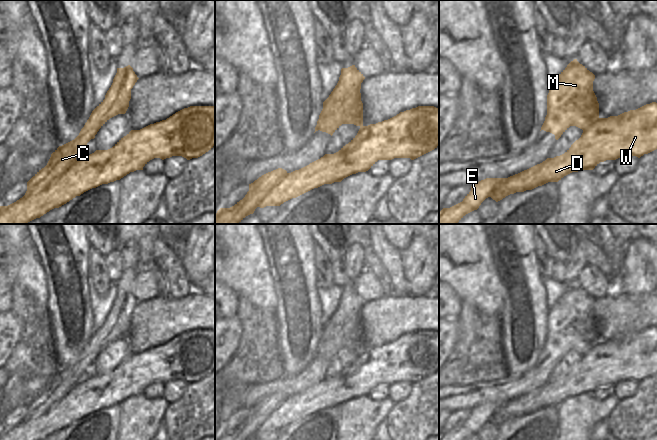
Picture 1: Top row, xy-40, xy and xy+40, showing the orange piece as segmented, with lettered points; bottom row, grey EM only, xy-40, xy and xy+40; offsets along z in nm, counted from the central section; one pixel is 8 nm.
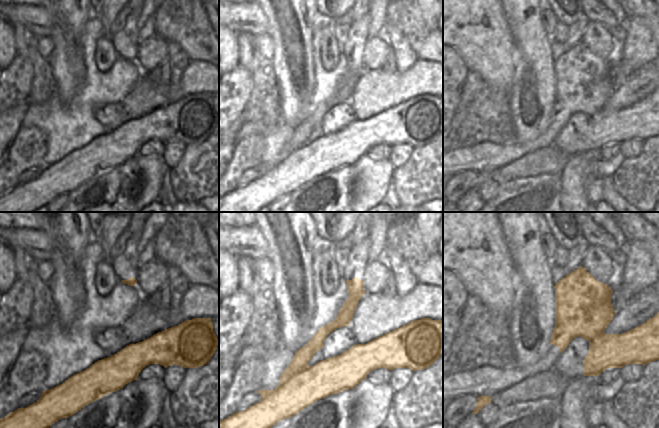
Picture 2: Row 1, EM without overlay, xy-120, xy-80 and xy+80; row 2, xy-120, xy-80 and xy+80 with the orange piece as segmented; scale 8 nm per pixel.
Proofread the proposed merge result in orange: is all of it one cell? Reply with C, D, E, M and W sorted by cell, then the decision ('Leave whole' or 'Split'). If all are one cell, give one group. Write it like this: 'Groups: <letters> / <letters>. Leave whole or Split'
Groups: C D E W / M. Split.

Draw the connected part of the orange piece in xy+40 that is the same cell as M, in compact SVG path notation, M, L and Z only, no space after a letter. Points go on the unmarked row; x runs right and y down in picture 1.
M577 283L571 285L549 310L547 339L541 354L554 358L558 364L570 350L582 354L589 352L599 342L599 327L593 315L594 303L595 299Z

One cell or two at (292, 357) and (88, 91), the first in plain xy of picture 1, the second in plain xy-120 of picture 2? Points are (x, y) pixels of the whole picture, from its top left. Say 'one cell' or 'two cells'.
two cells

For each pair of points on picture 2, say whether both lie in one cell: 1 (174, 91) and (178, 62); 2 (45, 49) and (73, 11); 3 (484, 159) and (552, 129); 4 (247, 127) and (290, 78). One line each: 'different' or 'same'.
1: same
2: different
3: same
4: different

